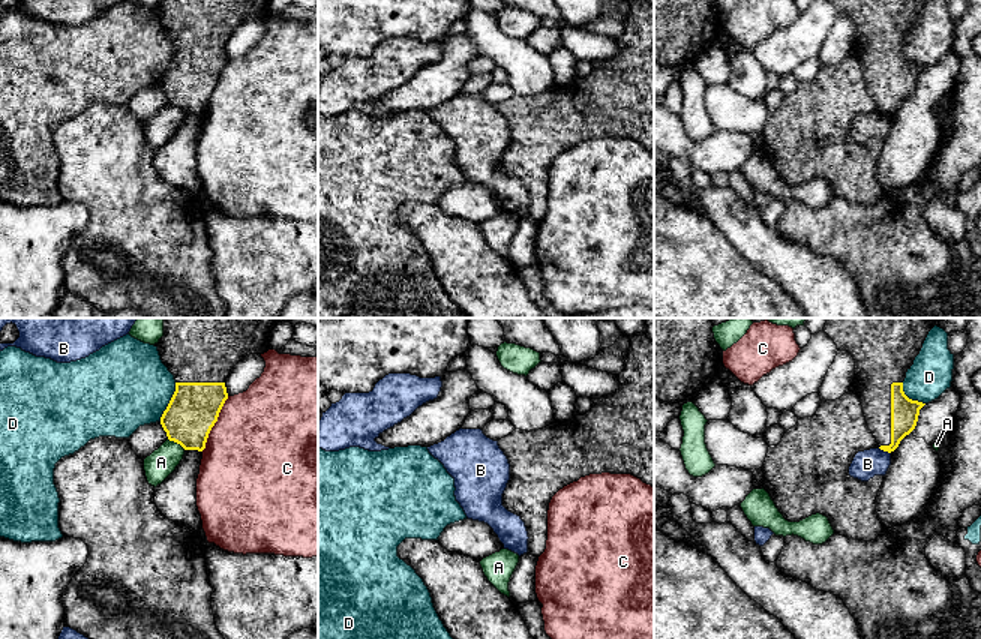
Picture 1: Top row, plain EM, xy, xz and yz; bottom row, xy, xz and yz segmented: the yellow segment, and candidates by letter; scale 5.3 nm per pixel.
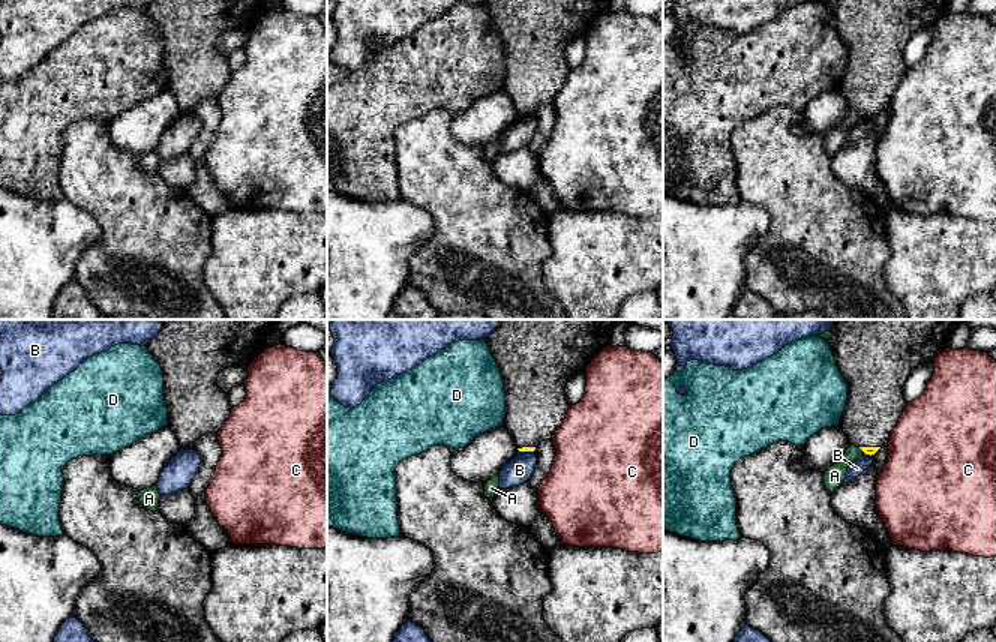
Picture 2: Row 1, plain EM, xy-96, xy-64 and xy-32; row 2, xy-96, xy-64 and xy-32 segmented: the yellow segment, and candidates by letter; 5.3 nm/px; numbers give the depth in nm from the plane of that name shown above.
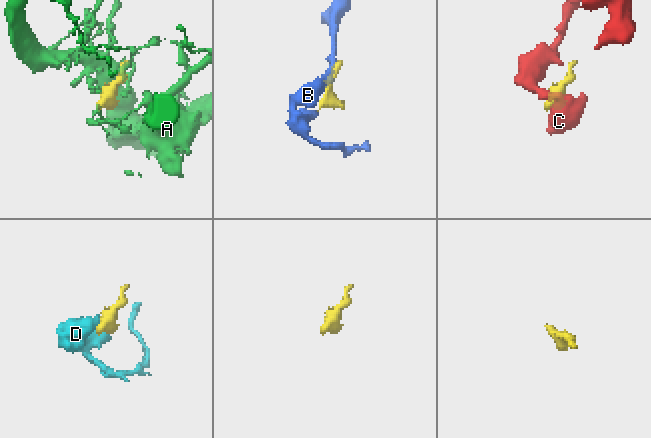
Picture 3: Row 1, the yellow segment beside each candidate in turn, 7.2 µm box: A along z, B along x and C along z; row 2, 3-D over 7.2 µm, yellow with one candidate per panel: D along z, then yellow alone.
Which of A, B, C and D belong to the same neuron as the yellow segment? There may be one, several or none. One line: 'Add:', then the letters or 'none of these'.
Add: none of these

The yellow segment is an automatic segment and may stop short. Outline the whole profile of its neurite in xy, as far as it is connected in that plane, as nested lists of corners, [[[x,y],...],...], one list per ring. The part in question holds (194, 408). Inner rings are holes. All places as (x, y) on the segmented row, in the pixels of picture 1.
[[[285,318],[164,320],[164,336],[154,346],[176,380],[176,392],[160,417],[160,424],[170,441],[180,444],[184,450],[202,452],[206,448],[208,434],[228,399],[226,376],[246,356],[264,354],[270,350],[270,333],[280,320]]]

